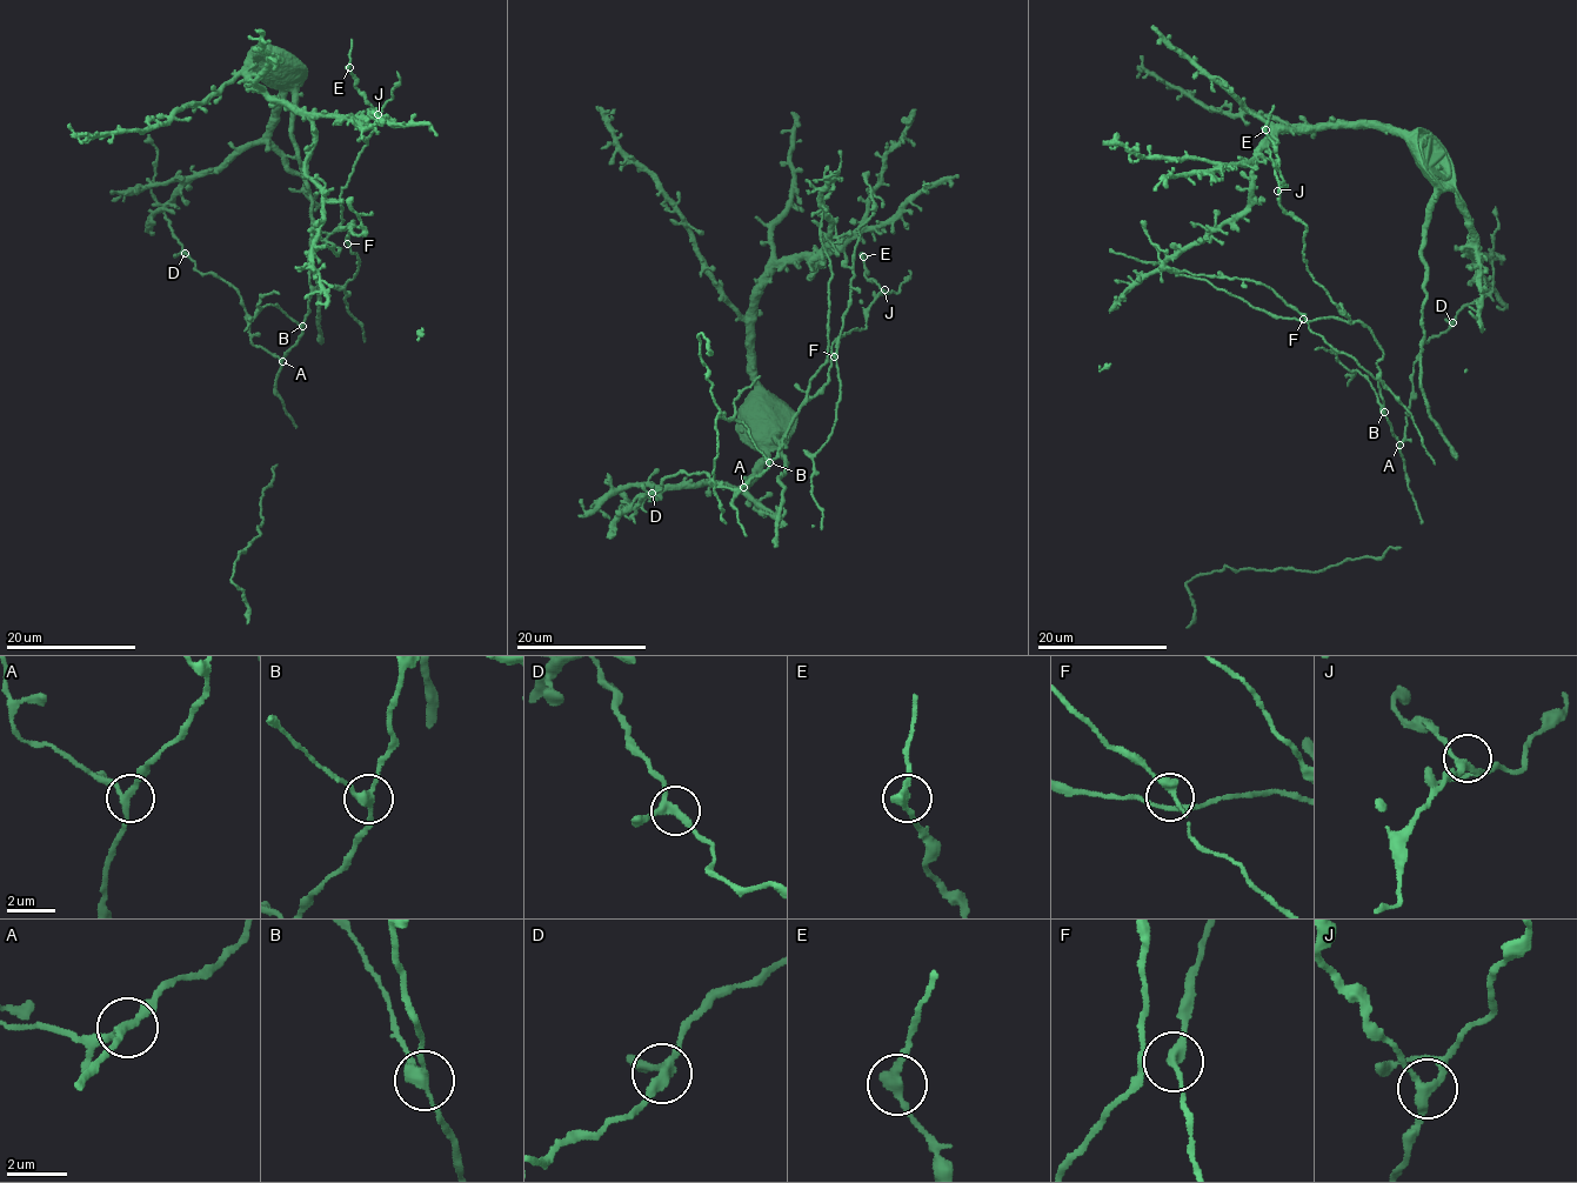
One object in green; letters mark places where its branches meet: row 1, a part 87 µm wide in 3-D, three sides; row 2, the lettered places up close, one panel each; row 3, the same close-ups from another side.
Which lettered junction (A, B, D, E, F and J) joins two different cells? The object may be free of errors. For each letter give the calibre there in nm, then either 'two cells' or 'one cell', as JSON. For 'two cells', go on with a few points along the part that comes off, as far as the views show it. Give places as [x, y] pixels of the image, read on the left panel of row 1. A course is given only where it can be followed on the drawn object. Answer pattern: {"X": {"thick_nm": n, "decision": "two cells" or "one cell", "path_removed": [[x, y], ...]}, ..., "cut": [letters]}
{"A": {"thick_nm": 200, "decision": "one cell"}, "B": {"thick_nm": 280, "decision": "two cells", "path_removed": [[301, 326], [275, 305], [261, 309], [258, 305], [260, 298], [275, 291], [279, 294]]}, "D": {"thick_nm": 280, "decision": "one cell"}, "E": {"thick_nm": 320, "decision": "one cell"}, "F": {"thick_nm": 280, "decision": "one cell"}, "J": {"thick_nm": 240, "decision": "one cell"}, "cut": ["B"]}

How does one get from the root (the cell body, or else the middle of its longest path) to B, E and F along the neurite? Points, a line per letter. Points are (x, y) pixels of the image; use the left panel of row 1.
B: (167, 220), (196, 269), (222, 278), (238, 293), (253, 345), (280, 359), (296, 343), (301, 326)
E: (167, 220), (238, 293), (252, 343), (284, 356), (312, 245), (342, 221), (376, 118), (349, 67)
F: (167, 220), (196, 269), (238, 293), (252, 343), (280, 359), (308, 313), (312, 245), (320, 239), (347, 244)

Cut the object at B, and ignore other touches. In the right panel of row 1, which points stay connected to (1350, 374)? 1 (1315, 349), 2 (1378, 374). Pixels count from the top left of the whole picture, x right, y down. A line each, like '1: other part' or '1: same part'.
1: same part
2: other part

